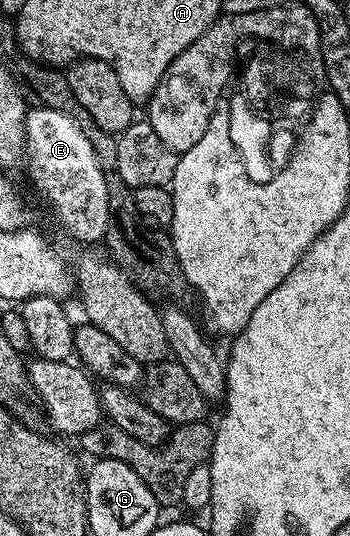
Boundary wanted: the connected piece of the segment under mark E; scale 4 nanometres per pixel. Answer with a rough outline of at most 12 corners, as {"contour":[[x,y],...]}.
{"contour":[[26,113],[30,171],[82,245],[112,226],[106,172],[82,126]]}

